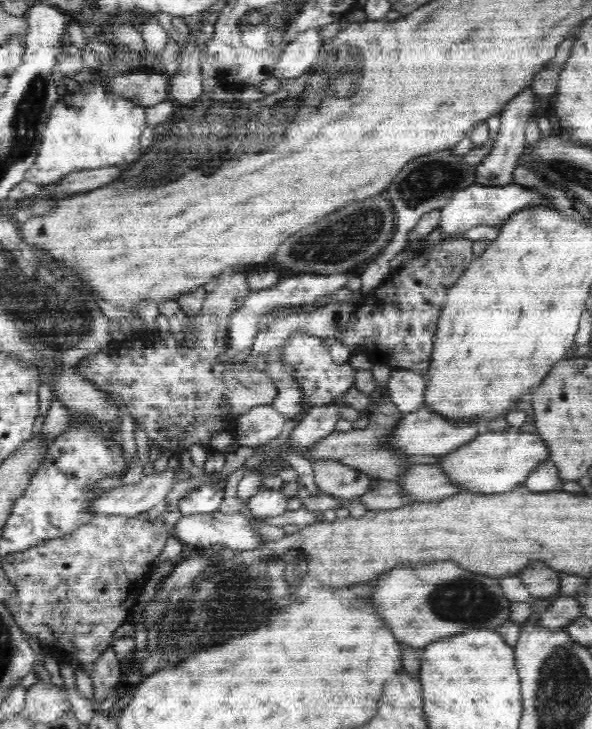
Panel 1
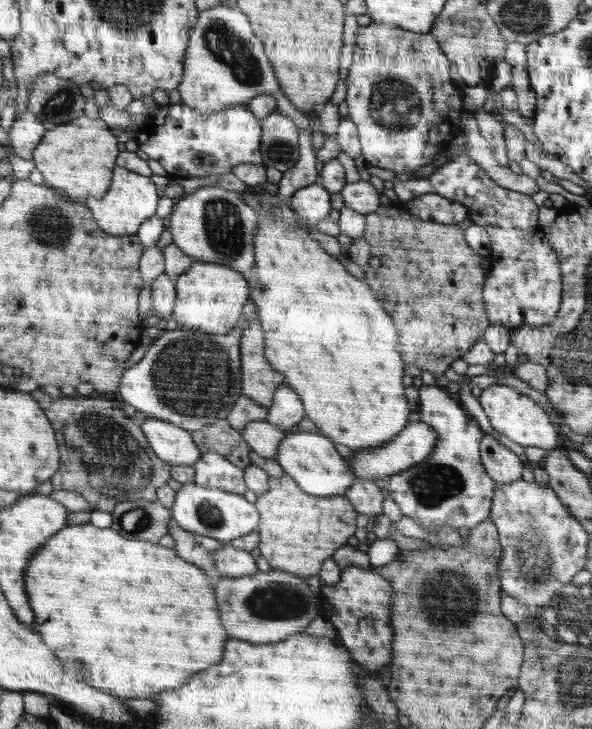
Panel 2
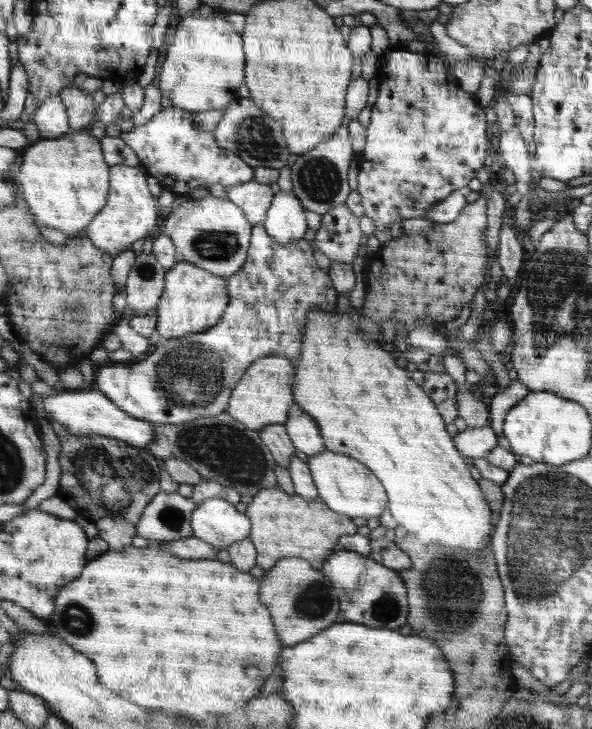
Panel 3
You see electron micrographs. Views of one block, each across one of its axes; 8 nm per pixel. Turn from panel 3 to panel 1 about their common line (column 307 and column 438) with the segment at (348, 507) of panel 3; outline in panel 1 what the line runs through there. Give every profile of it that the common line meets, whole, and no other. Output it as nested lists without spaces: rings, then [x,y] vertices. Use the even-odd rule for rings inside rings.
[[[511,428],[506,432],[485,431],[470,443],[442,455],[438,465],[442,465],[450,483],[460,485],[460,492],[486,494],[512,490],[517,484],[524,483],[536,466],[548,458],[548,443],[539,434]]]

